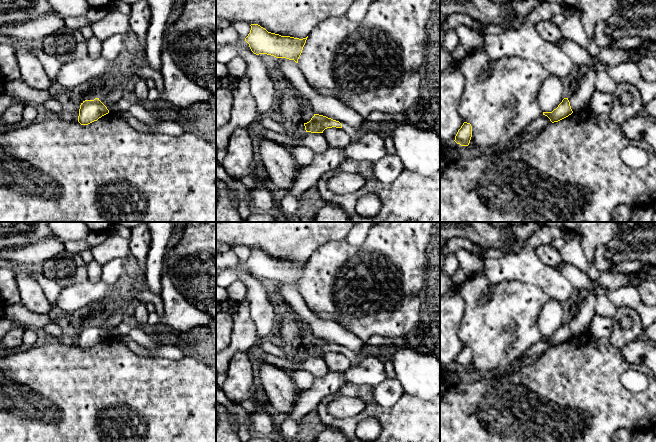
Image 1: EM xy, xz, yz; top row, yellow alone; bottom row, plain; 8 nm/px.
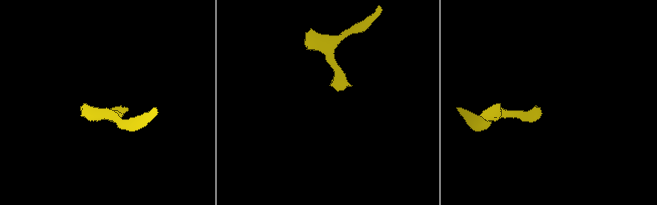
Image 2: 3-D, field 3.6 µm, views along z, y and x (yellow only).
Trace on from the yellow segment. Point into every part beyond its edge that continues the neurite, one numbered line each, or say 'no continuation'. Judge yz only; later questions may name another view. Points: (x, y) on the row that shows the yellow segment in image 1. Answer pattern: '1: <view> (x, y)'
no continuation

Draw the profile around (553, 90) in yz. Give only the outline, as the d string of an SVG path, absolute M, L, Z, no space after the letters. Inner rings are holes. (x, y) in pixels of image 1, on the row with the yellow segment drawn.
M549 75L538 92L538 104L543 112L552 112L568 93L568 85L557 76Z

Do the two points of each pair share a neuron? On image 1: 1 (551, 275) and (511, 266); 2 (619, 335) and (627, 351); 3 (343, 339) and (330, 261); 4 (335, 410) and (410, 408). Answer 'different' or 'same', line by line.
1: same
2: different
3: different
4: different

